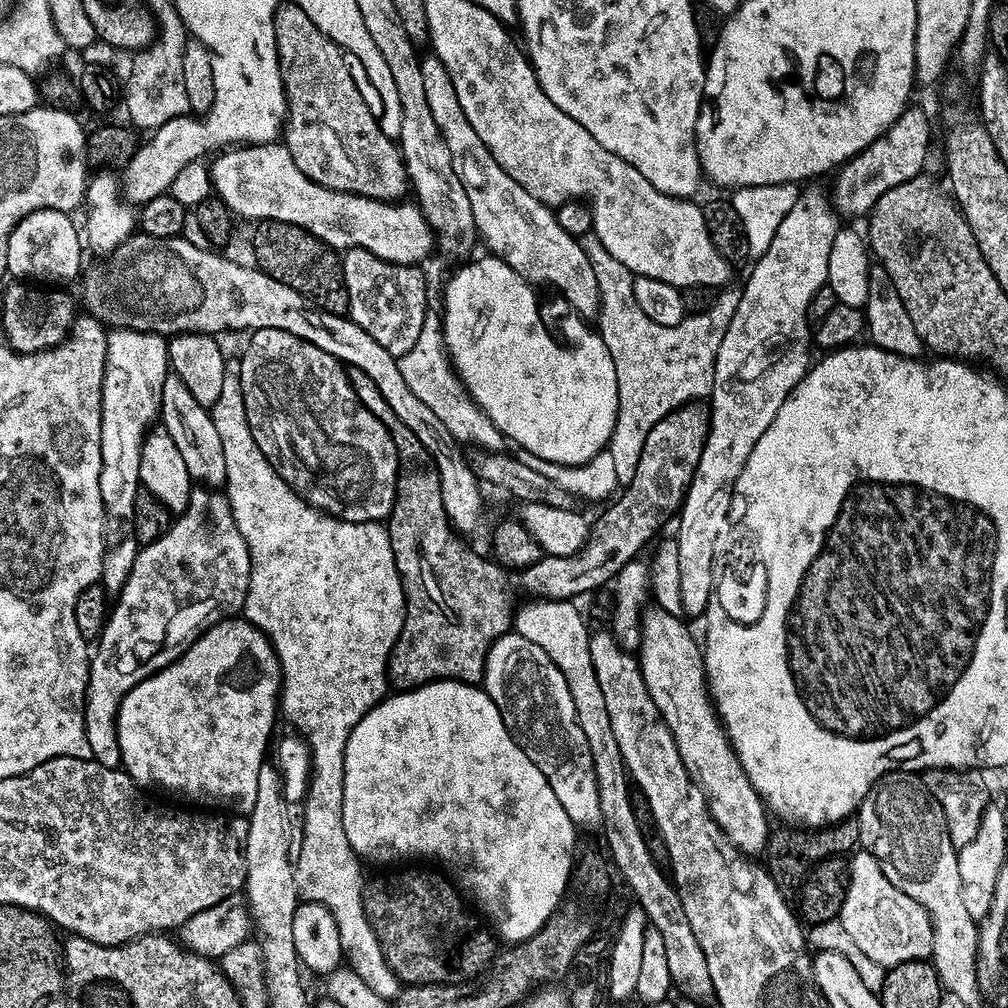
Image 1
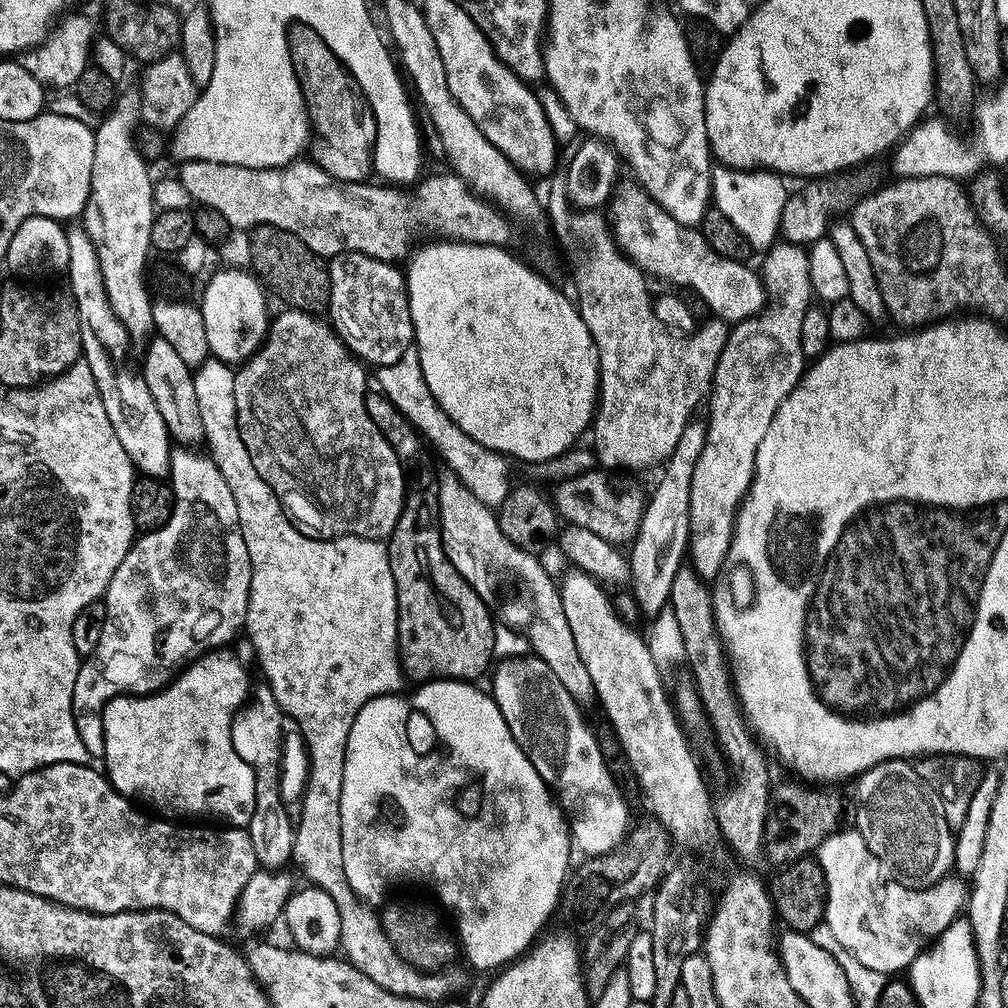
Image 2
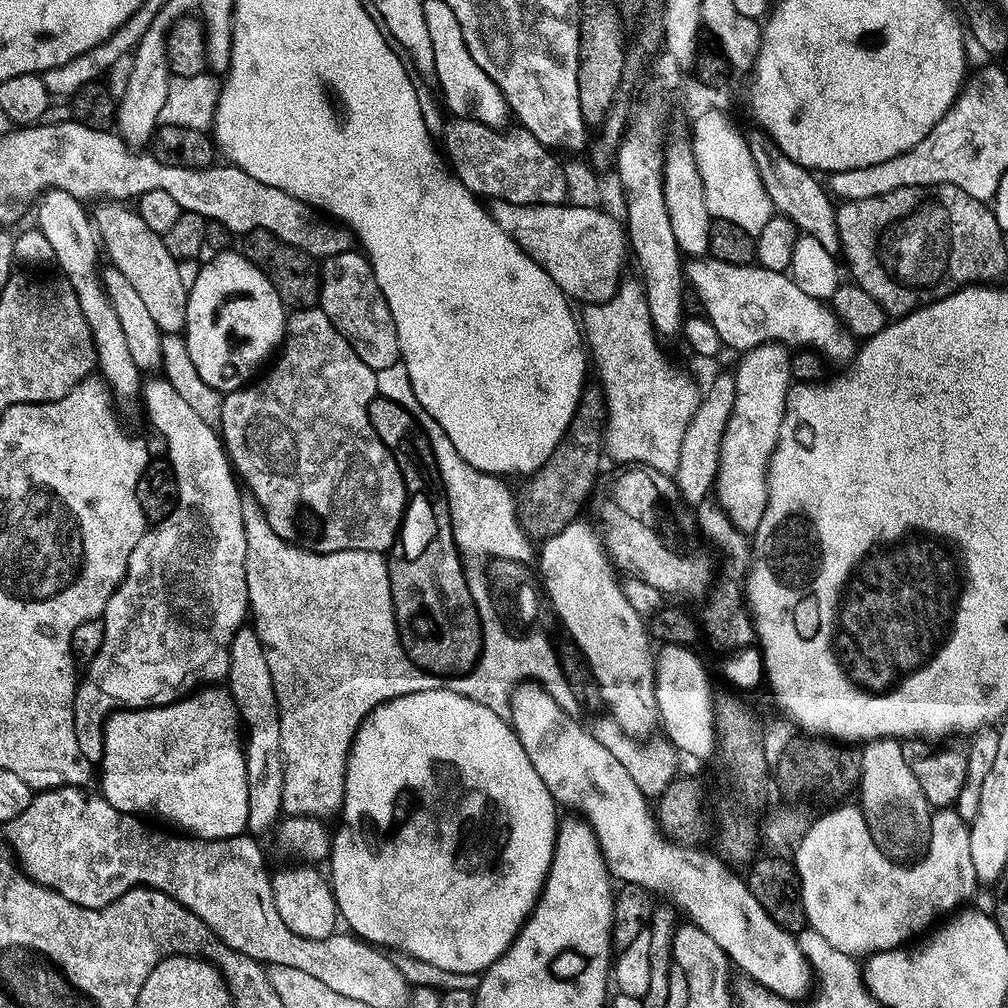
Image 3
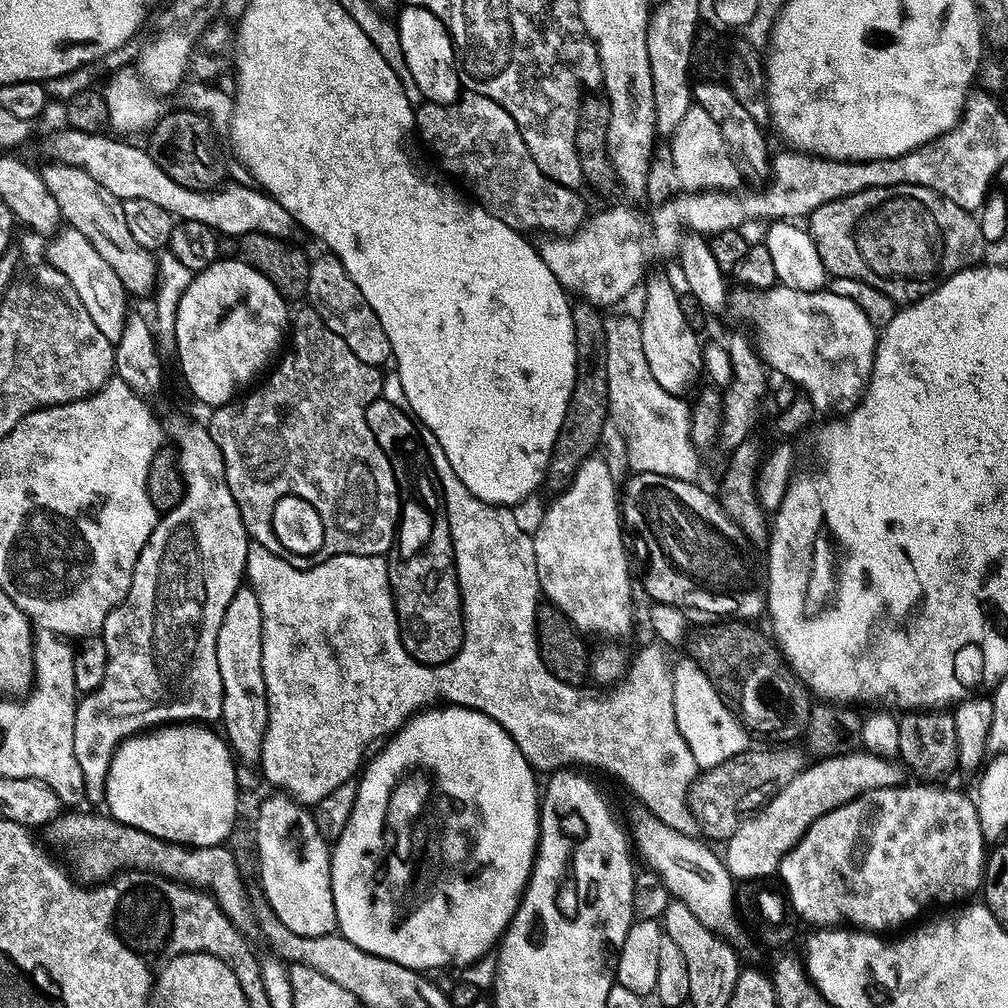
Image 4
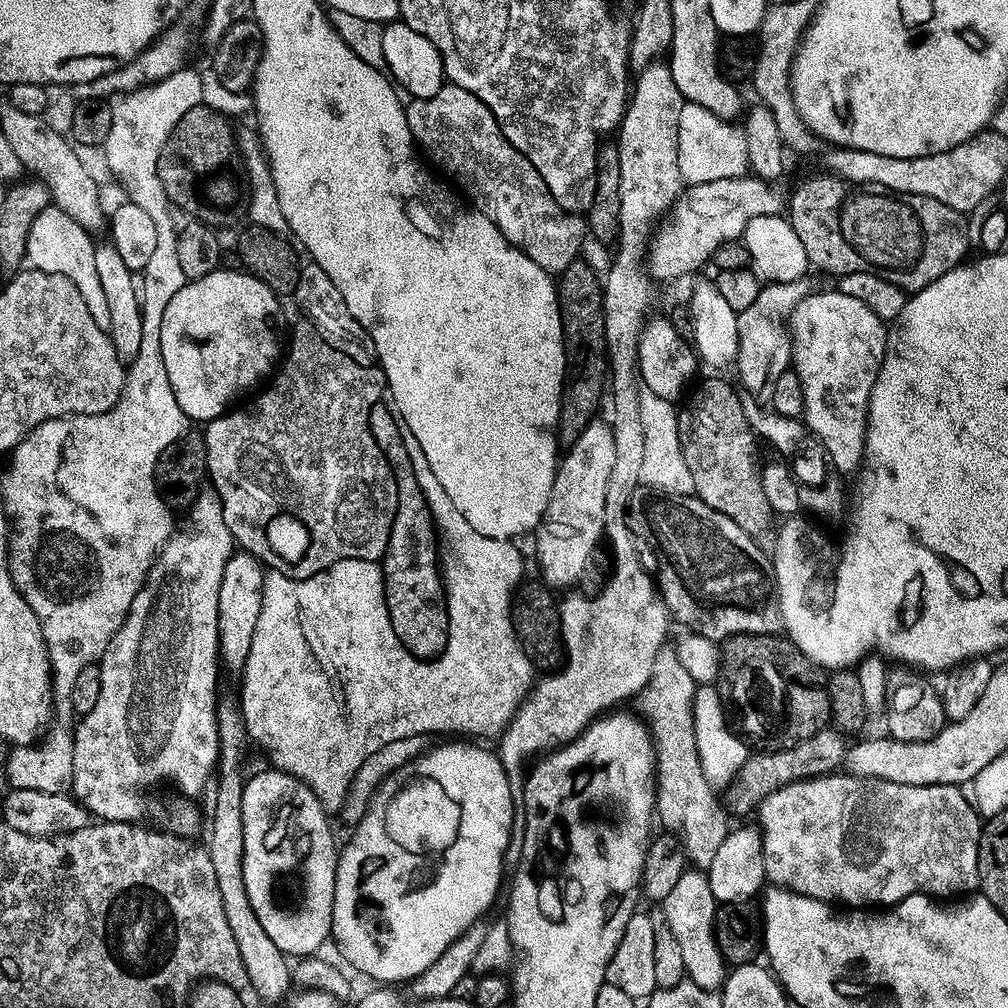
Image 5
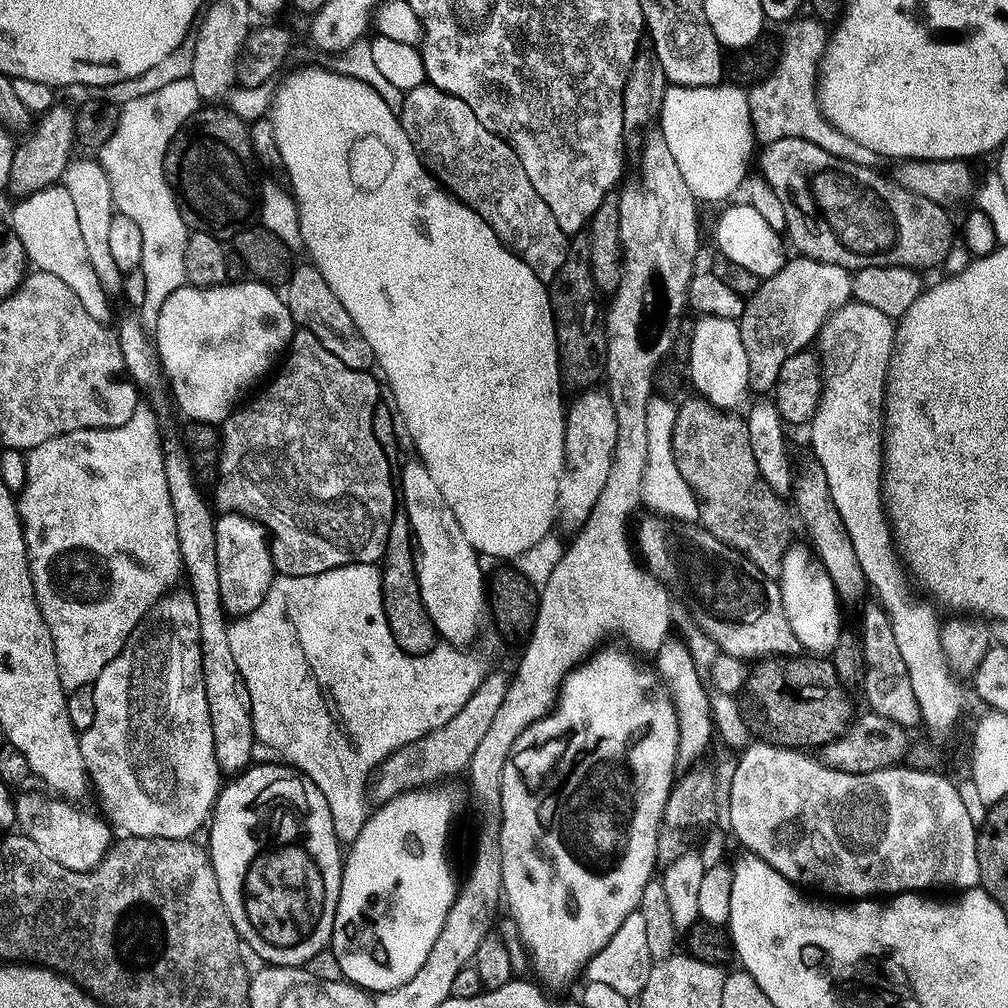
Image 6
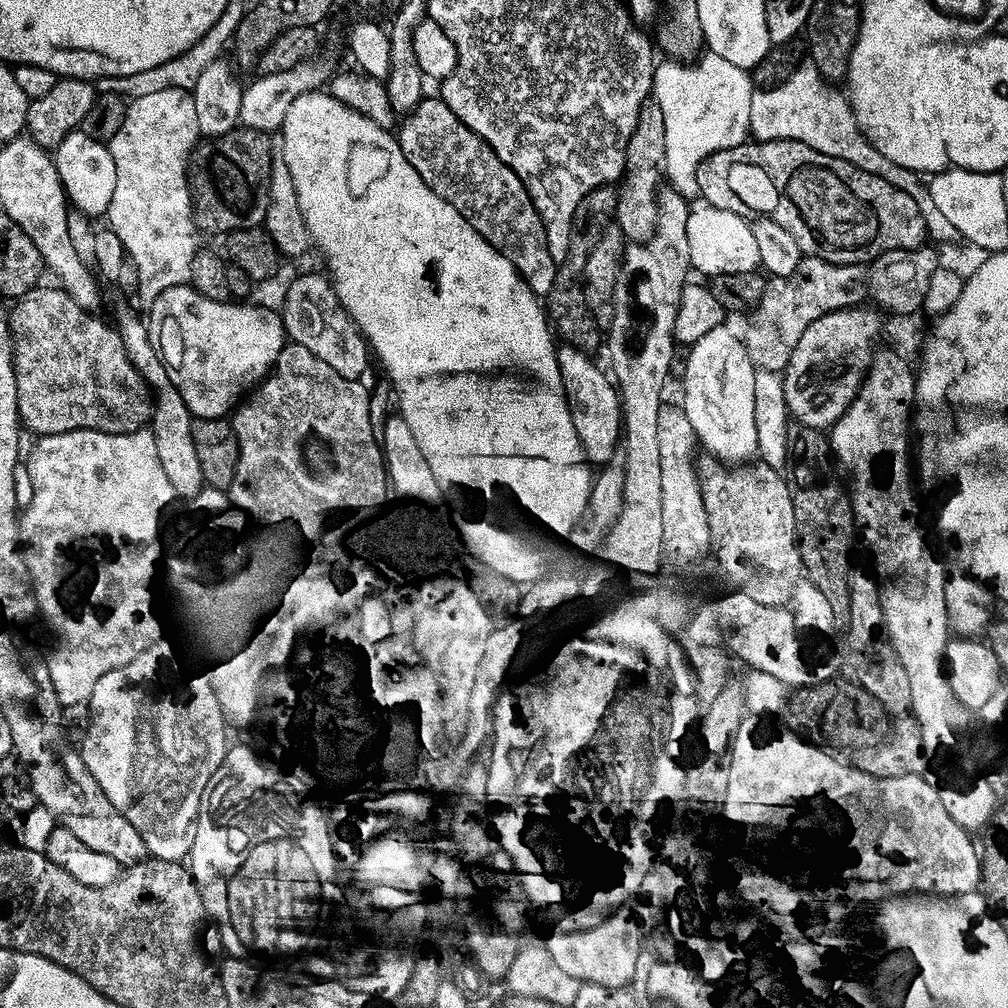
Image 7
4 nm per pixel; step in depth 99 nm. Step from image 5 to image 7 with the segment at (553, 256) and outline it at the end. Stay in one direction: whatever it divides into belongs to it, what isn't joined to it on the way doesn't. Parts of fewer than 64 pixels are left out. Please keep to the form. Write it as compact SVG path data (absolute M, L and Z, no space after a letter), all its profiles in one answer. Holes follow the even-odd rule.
M424 98L403 120L405 122L400 132L398 131L398 139L410 164L418 170L418 174L422 174L422 182L426 182L426 186L430 186L434 194L450 202L450 206L457 208L498 251L502 252L537 296L547 297L548 291L556 281L558 261L552 257L548 249L544 219L538 214L524 181L518 178L518 174L514 174L514 170L510 170L510 166L502 162L502 158L498 158L498 154L494 154L492 147L482 137L474 134L470 126L466 126L457 118L454 110L450 110L450 106L446 106L444 100Z

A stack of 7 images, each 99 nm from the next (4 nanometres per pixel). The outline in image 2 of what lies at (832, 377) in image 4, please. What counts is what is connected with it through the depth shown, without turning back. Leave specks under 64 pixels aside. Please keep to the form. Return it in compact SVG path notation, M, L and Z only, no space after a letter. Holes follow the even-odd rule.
M633 186L625 192L617 191L611 201L611 234L616 247L645 274L653 272L672 284L685 284L693 288L708 303L708 308L725 322L739 322L757 315L765 307L766 295L761 277L751 272L739 259L719 256L704 241L703 235L696 234L692 248L684 237L685 229L665 212L647 192Z

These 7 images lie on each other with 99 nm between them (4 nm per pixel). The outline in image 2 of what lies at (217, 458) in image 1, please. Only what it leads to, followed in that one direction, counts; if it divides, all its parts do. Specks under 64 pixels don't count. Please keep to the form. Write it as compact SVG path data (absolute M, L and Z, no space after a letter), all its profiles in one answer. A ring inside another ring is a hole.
M156 338L156 341L148 348L144 356L144 369L142 375L154 402L158 402L158 410L166 422L168 431L173 441L182 443L184 446L196 446L205 439L206 420L202 415L202 400L196 397L197 385L194 383L193 369L189 368L186 362L163 338Z

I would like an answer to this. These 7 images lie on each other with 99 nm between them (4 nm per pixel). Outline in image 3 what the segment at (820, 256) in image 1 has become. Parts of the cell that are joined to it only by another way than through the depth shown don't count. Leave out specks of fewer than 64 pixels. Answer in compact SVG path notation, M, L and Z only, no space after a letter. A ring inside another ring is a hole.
M773 342L749 349L740 360L734 370L735 402L721 441L714 496L720 502L742 500L743 514L758 518L768 501L768 464L776 448L785 399L792 385L791 355L783 345Z

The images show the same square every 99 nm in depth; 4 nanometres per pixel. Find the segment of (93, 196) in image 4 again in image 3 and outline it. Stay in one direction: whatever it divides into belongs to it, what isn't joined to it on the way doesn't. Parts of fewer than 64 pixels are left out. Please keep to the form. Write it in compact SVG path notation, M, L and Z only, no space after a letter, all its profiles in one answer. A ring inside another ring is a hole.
M111 198L94 208L94 227L96 235L102 241L102 248L108 251L111 267L126 274L126 282L138 290L150 318L154 318L161 333L183 333L186 318L188 288L180 277L181 265L166 250L164 237L150 230L138 211L127 203Z

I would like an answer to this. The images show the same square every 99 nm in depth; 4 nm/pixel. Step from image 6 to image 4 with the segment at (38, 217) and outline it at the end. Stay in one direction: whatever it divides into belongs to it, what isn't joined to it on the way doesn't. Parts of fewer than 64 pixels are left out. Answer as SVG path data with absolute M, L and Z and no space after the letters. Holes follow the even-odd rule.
M71 227L65 232L65 236L56 234L49 239L53 240L48 244L47 263L70 278L70 286L78 290L78 298L82 298L82 306L86 306L90 318L94 318L94 326L98 326L98 330L102 330L102 334L110 338L112 345L116 345L130 316L128 304L124 301L124 284L118 278L118 274L114 274L110 262L106 262L106 258L102 258L102 254L94 250L92 243L82 233Z

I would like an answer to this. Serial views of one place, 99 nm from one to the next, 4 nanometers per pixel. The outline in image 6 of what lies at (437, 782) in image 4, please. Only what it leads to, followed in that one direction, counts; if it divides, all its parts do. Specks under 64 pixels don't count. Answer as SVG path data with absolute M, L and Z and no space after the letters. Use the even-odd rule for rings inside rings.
M425 786L413 788L410 792L400 792L392 800L385 800L379 805L380 808L369 815L368 820L362 826L358 838L352 841L342 860L342 871L340 874L340 901L336 907L336 917L332 927L332 942L330 949L334 958L338 958L341 977L349 984L356 984L369 994L379 994L386 990L394 990L402 986L426 962L430 954L430 946L434 946L434 938L442 930L446 922L446 914L454 902L458 891L458 880L452 877L452 864L448 861L448 831L452 828L452 819L456 816L456 796L448 786Z

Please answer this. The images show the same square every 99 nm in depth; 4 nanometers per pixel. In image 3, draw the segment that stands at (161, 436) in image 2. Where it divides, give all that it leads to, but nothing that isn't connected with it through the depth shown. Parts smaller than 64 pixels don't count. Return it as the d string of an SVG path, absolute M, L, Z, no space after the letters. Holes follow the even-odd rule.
M49 188L39 197L38 203L35 205L36 212L35 223L38 225L42 234L46 234L50 246L54 246L54 254L56 255L55 263L60 264L63 275L70 282L70 286L78 294L78 302L82 306L82 314L86 318L86 322L92 331L92 341L96 347L96 363L98 365L99 375L105 384L108 385L113 397L124 400L132 400L141 395L142 392L142 370L134 362L134 358L130 358L130 346L126 346L126 334L122 334L122 322L118 322L118 314L114 314L114 306L108 301L108 296L104 292L104 285L98 279L98 268L96 272L96 248L98 252L98 237L93 221L90 219L88 212L83 203L76 197L66 194L62 188Z

